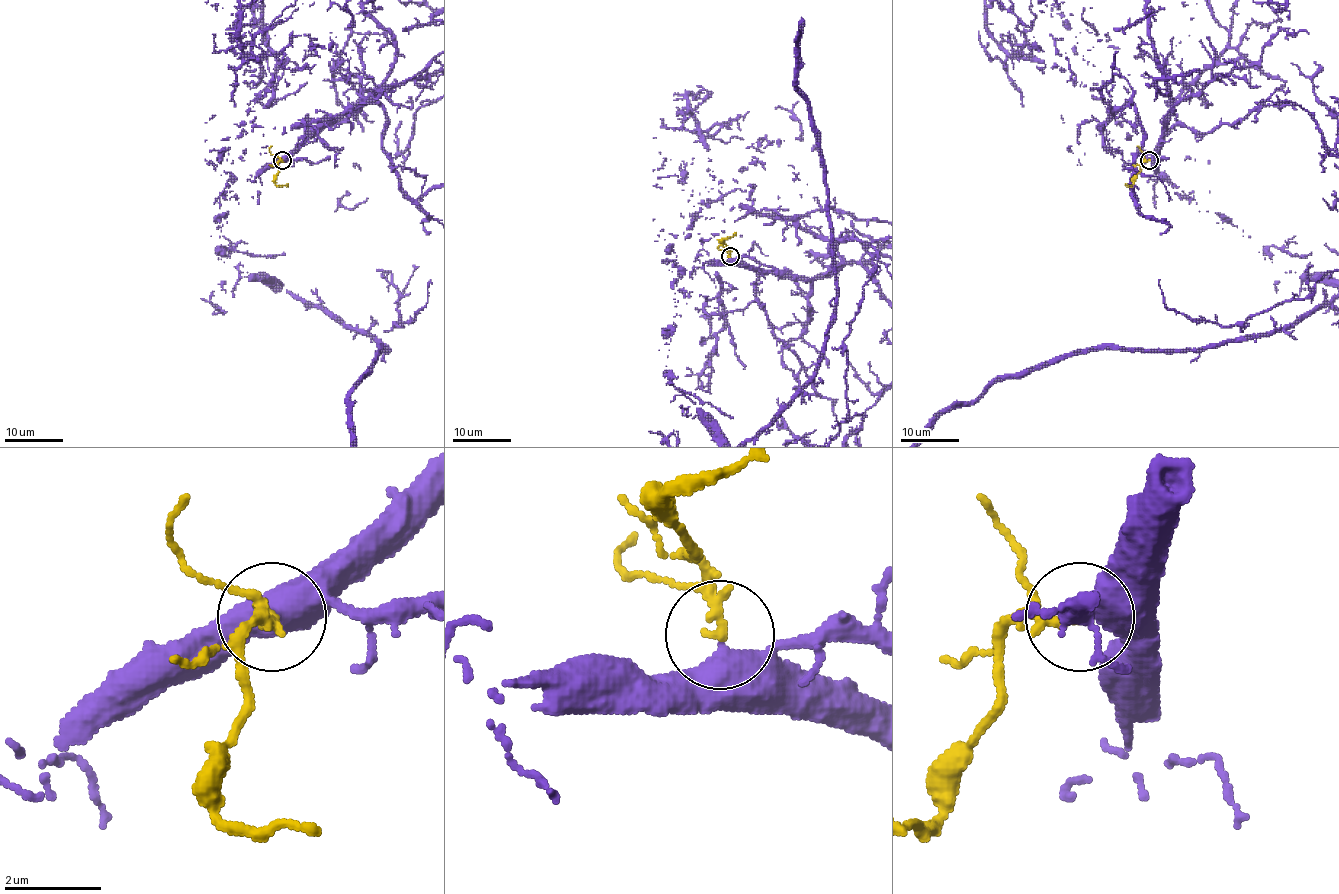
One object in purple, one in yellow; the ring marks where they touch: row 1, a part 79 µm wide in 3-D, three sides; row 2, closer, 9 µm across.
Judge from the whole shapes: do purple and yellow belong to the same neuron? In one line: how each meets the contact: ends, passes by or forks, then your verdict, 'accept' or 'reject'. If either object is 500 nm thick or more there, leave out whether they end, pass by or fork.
accept

